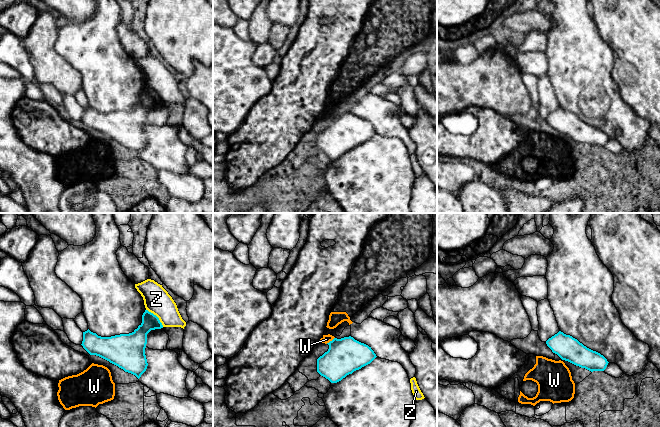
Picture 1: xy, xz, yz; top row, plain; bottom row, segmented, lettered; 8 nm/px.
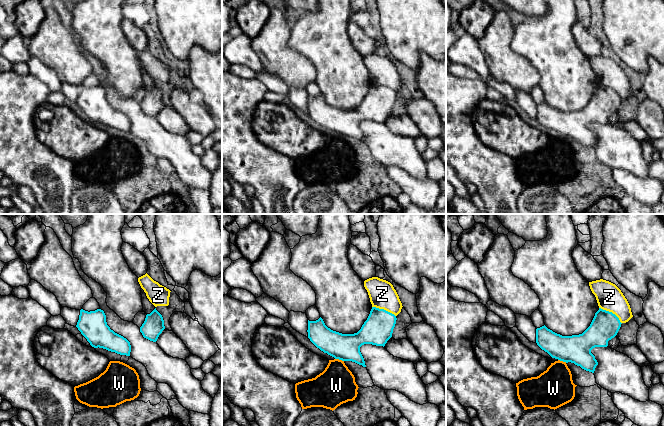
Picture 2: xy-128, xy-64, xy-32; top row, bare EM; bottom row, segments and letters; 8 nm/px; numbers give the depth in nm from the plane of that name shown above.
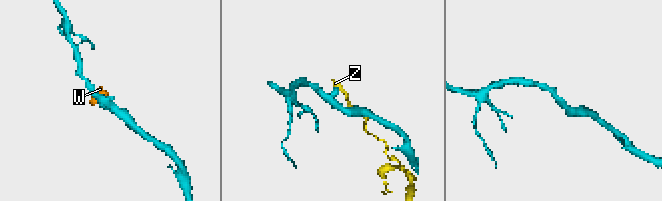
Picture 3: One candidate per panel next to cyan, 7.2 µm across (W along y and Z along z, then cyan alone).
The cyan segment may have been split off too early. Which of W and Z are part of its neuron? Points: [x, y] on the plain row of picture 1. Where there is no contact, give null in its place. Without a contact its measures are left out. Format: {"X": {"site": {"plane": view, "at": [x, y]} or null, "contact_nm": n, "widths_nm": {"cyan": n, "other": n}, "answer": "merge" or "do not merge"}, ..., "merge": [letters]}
{"W": {"site": {"plane": "xz", "at": [330, 117]}, "contact_nm": 90, "widths_nm": {"cyan": 280, "other": 70}, "answer": "do not merge"}, "Z": {"site": {"plane": "xy", "at": [156, 92]}, "contact_nm": 200, "widths_nm": {"cyan": 160, "other": 200}, "answer": "do not merge"}, "merge": []}

